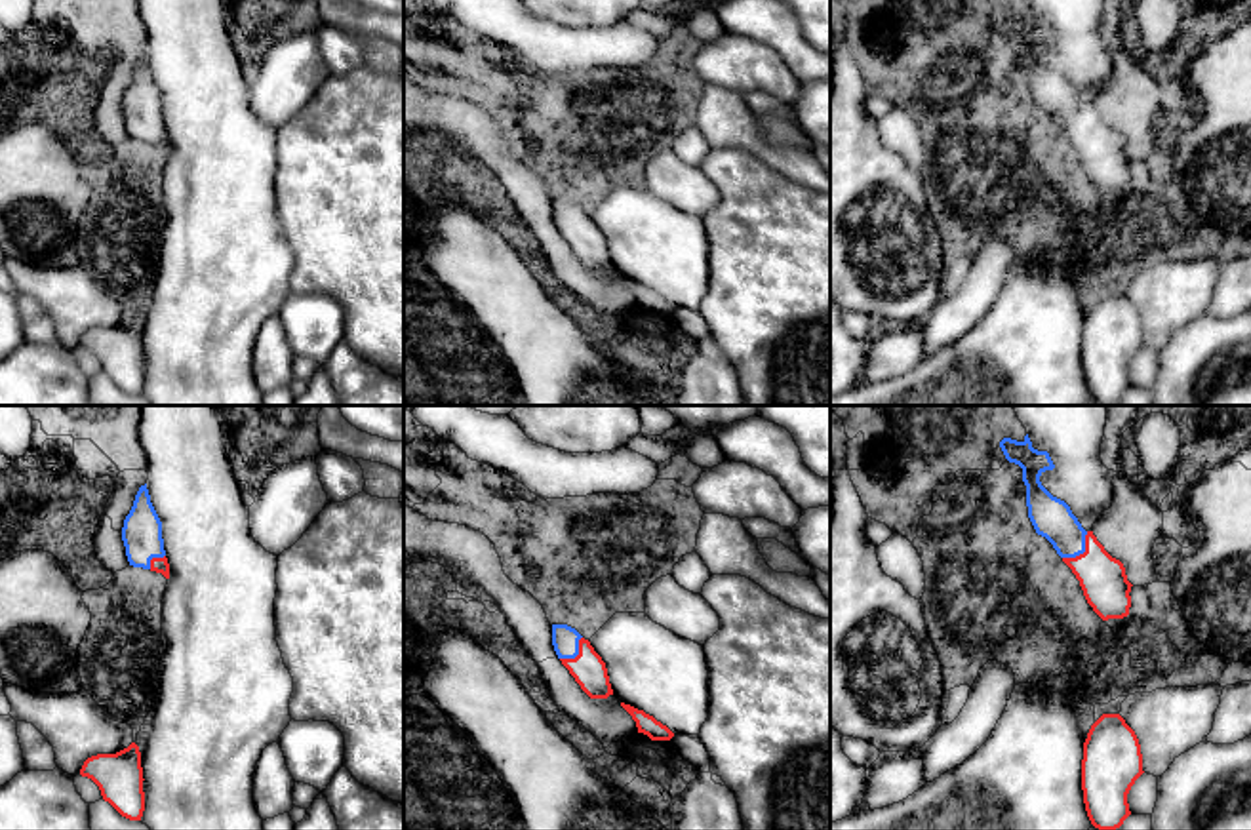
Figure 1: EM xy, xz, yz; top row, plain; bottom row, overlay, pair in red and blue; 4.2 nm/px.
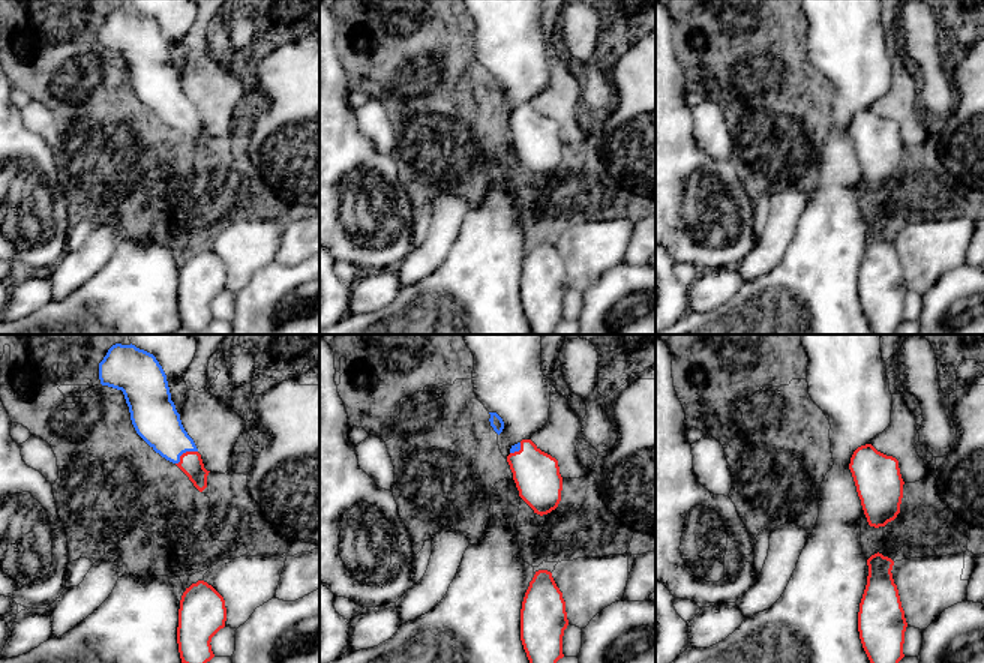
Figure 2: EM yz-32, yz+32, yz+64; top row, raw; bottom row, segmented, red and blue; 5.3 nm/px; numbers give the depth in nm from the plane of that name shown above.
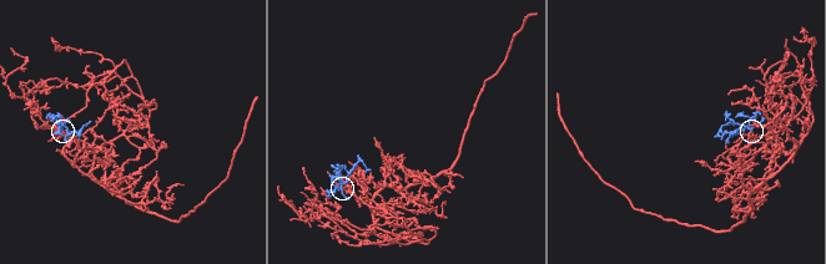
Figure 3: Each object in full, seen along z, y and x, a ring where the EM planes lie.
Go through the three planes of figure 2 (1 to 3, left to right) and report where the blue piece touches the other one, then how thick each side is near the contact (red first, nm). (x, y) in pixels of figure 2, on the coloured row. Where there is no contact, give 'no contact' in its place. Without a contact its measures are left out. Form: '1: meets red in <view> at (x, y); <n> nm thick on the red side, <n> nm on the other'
1: meets red in yz-32 at (185, 453); 120 nm thick on the red side, 240 nm on the other
2: meets red in yz+32 at (519, 450); 240 nm thick on the red side, 50 nm on the other
3: no contact

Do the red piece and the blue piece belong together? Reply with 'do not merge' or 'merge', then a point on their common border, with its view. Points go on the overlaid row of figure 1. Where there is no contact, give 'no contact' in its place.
merge | yz (1084, 553)

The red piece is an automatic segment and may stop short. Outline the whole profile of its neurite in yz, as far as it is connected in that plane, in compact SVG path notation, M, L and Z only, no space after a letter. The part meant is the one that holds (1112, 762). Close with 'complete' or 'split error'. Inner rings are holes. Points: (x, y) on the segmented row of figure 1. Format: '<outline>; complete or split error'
M1102 714L1083 742L1082 790L1091 824L1116 830L1131 815L1127 794L1142 775L1135 731L1120 714Z; complete

